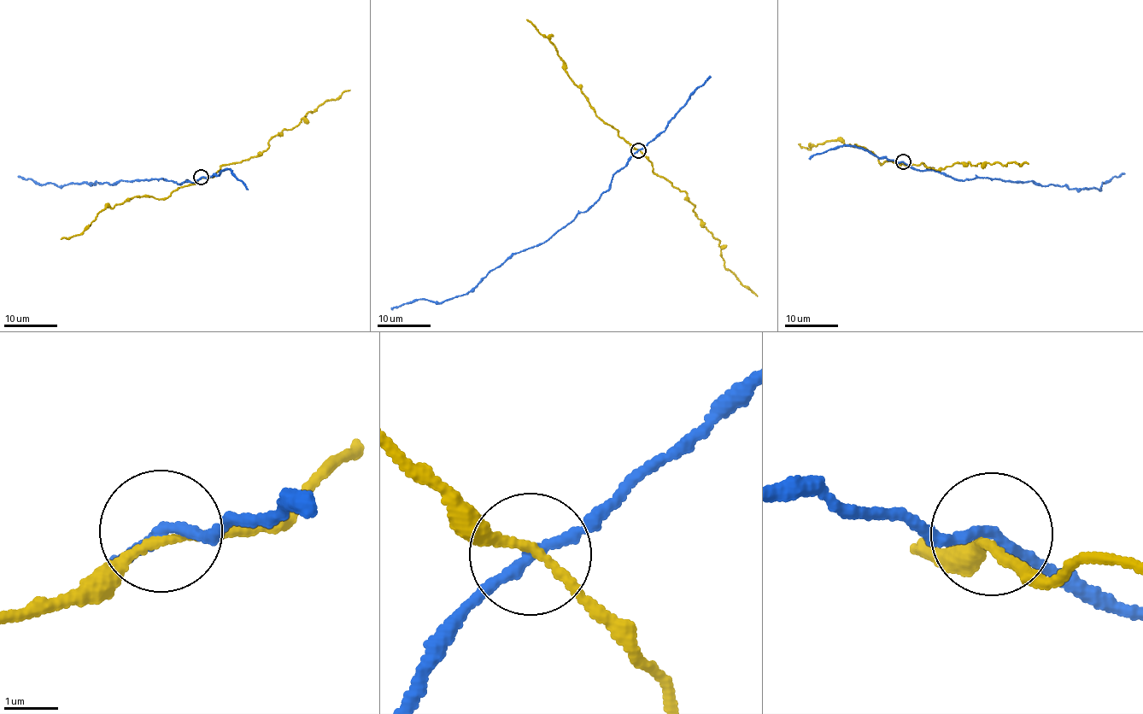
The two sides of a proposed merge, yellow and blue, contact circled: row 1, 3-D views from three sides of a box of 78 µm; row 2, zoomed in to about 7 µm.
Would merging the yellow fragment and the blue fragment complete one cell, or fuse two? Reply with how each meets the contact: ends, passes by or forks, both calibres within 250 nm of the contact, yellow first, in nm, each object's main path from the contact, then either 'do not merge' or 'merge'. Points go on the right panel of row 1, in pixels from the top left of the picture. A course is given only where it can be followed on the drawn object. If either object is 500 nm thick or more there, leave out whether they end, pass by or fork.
yellow passes by | blue passes by | 160/190 nm | yellow via (902, 162), (909, 166), (923, 163), (940, 171), (962, 163), (1028, 163) | blue via (902, 162), (962, 180), (984, 176), (1099, 190), (1102, 183), (1125, 174) | do not merge

